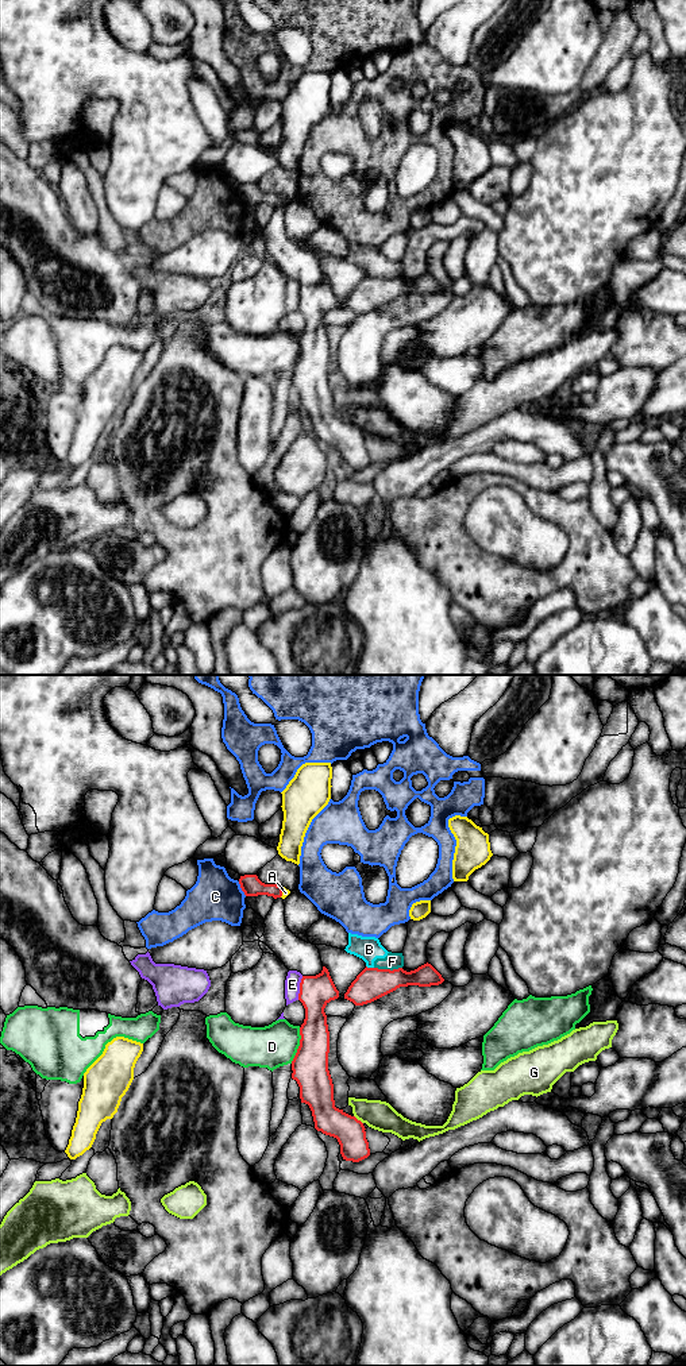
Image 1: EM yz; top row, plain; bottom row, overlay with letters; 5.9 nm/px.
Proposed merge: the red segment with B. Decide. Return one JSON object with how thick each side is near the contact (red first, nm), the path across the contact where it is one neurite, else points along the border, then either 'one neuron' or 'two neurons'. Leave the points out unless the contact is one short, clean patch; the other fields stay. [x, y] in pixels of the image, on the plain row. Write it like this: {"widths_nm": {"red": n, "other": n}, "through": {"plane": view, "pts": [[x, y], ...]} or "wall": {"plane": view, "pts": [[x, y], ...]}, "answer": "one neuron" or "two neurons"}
{"widths_nm": {"red": 190, "other": 150}, "wall": {"plane": "yz", "pts": [[366, 274], [373, 277]]}, "answer": "two neurons"}

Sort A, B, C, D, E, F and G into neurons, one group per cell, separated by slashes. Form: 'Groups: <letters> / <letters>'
Groups: A / B F / C / D / E / G

